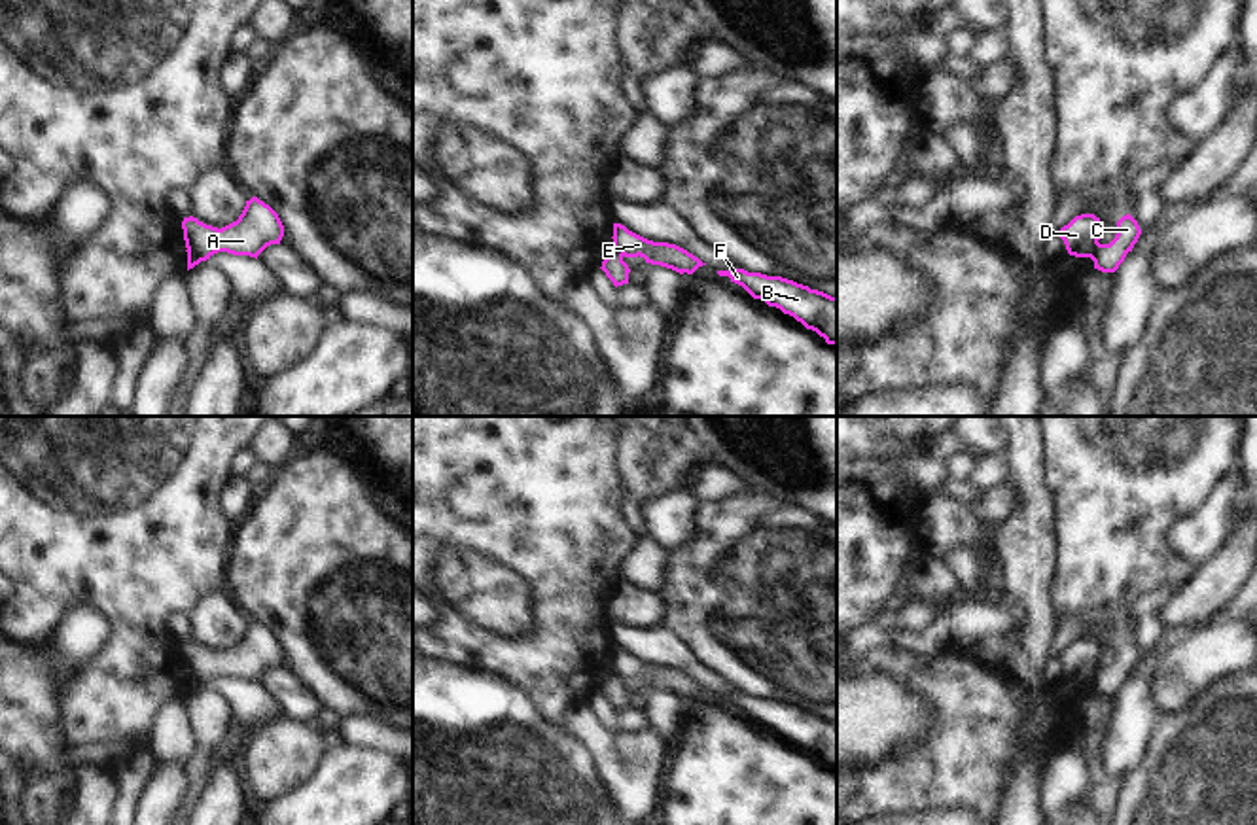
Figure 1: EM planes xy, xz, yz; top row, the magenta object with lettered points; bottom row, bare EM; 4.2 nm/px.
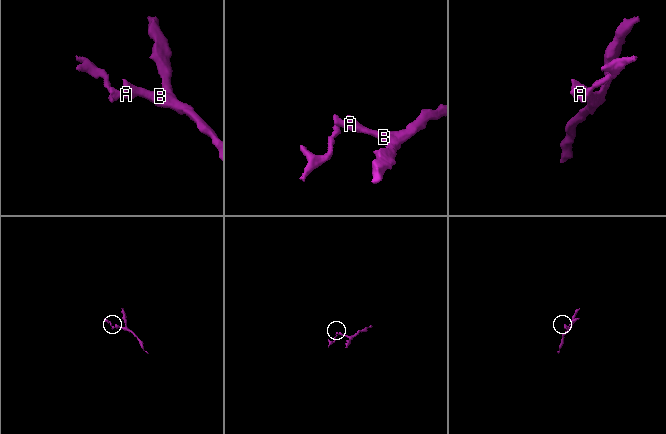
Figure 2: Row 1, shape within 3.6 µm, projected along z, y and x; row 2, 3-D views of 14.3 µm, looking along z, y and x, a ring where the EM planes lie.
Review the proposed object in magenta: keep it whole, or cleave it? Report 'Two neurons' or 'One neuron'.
Two neurons

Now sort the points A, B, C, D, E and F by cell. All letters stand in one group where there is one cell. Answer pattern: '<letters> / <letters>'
A B D E F / C

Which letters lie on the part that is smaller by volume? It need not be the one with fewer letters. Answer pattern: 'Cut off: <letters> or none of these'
Cut off: C

